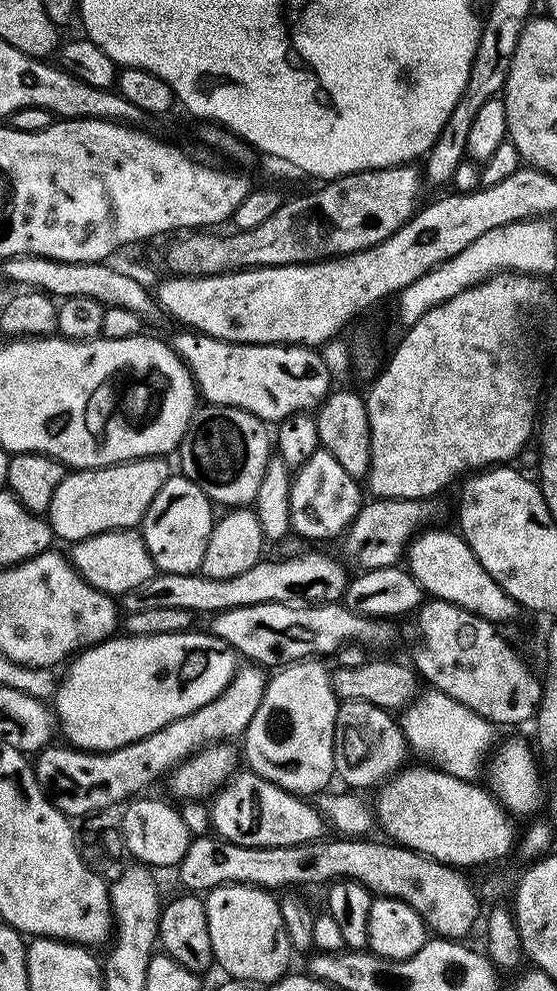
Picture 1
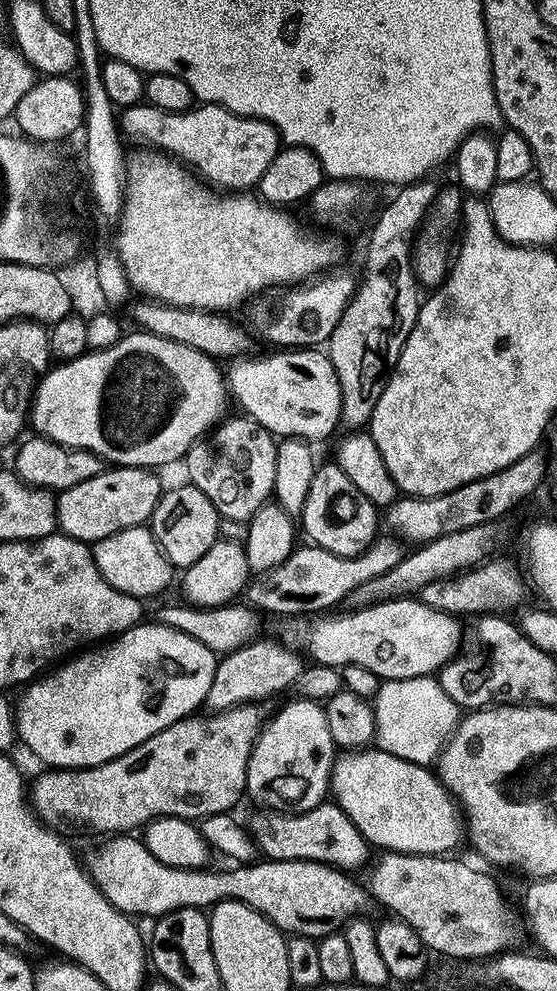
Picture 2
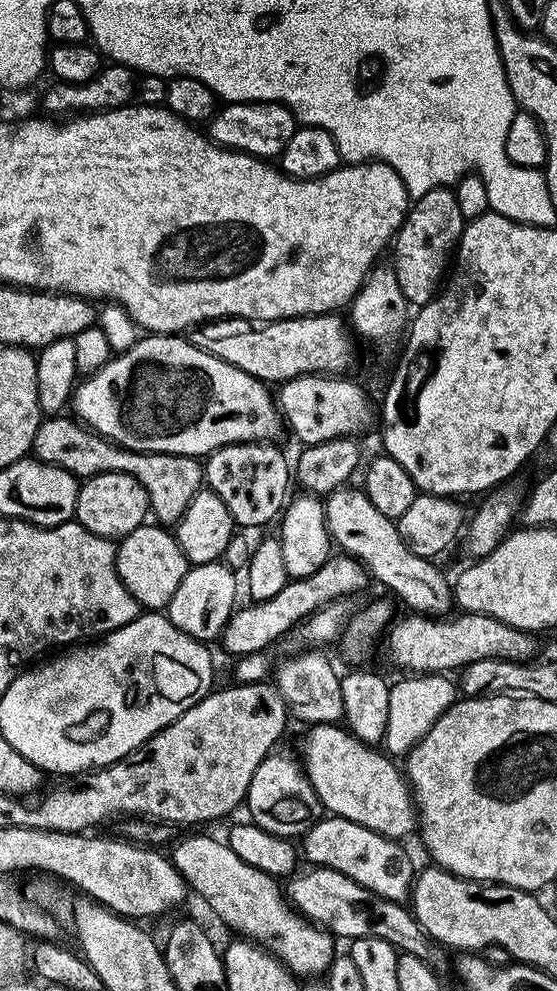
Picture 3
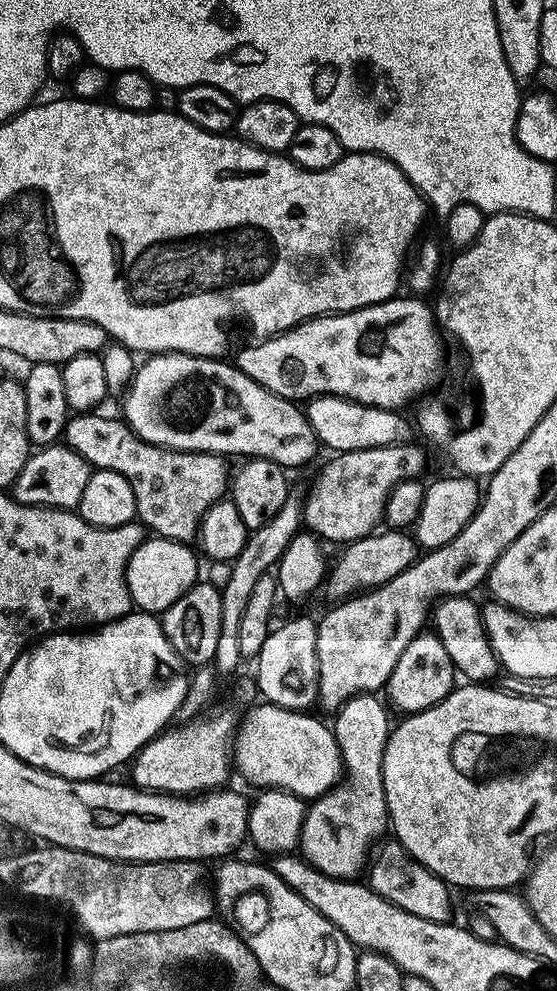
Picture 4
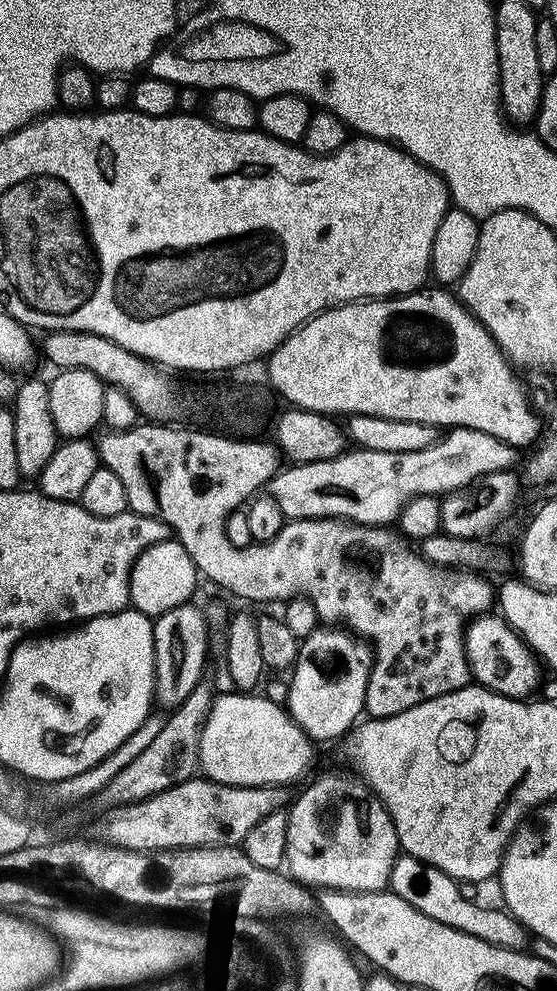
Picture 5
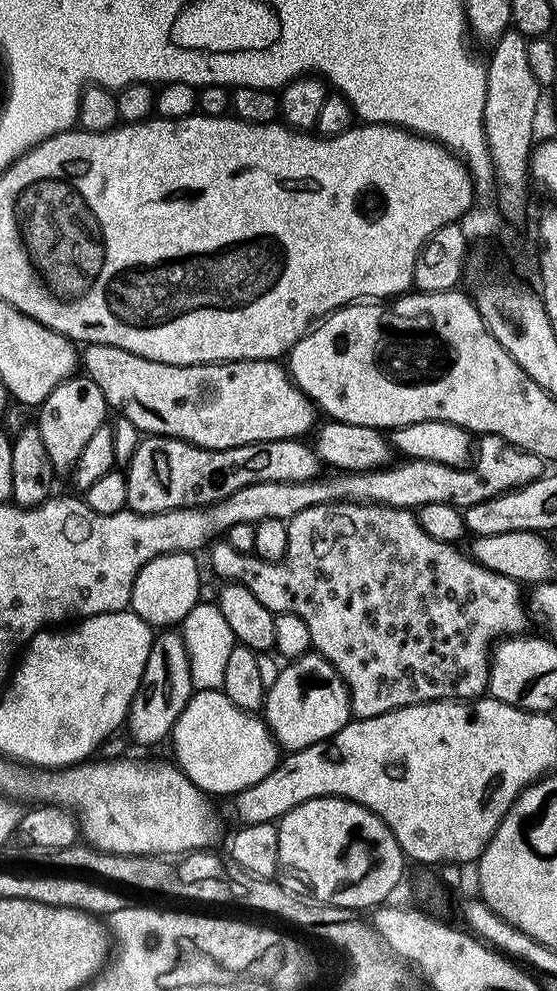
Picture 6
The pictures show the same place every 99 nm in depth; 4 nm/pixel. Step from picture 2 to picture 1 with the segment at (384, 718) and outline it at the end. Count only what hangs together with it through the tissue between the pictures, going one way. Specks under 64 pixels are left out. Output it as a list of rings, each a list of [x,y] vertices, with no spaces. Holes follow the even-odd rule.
[[[435,690],[427,691],[421,691],[419,696],[403,709],[404,717],[399,717],[398,723],[404,732],[405,742],[413,753],[425,756],[428,759],[425,761],[431,762],[440,771],[469,782],[475,781],[484,755],[486,760],[493,751],[493,724],[474,714],[474,710],[462,706],[462,702],[454,702],[454,698]]]

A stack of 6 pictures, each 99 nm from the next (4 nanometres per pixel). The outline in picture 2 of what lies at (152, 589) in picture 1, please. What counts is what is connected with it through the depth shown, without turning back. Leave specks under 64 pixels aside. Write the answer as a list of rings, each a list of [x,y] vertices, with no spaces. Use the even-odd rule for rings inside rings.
[[[383,538],[377,539],[360,556],[339,556],[330,554],[330,550],[307,547],[297,547],[290,558],[286,558],[286,562],[274,566],[269,572],[259,573],[246,589],[247,603],[266,614],[277,612],[280,618],[296,618],[308,614],[304,612],[324,614],[333,609],[330,607],[334,604],[346,600],[355,588],[362,586],[362,582],[370,582],[370,578],[396,571],[406,555],[406,548],[398,541]]]

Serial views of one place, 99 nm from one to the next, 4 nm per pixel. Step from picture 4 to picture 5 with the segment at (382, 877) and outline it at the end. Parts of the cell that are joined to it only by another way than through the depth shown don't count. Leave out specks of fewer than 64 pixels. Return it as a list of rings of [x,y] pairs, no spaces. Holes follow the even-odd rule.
[[[407,854],[398,856],[393,864],[388,886],[403,901],[436,922],[442,922],[443,925],[450,926],[452,929],[462,930],[471,937],[481,938],[484,942],[502,946],[504,949],[523,951],[527,947],[525,945],[526,938],[528,939],[527,929],[520,921],[514,919],[510,912],[498,906],[488,908],[476,904],[462,895],[461,885],[452,876],[446,875],[436,867],[430,867],[413,856]]]

